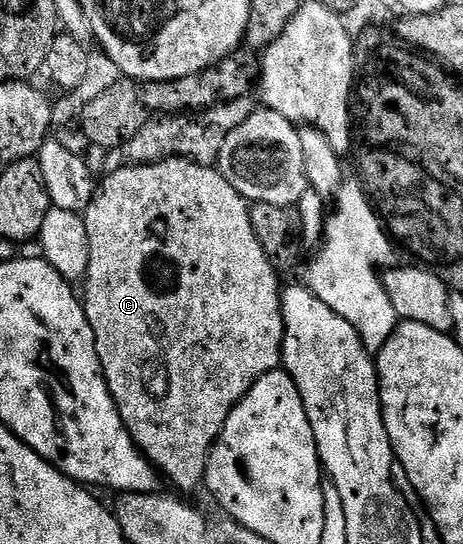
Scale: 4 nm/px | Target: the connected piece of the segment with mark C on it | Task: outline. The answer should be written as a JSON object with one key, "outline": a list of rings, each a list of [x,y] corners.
{"outline":[[[161,159],[158,163],[140,163],[137,165],[123,165],[119,171],[109,172],[105,176],[107,179],[101,180],[100,186],[94,192],[94,200],[87,205],[84,212],[86,228],[88,229],[88,245],[90,246],[90,261],[88,273],[84,280],[86,286],[86,295],[84,294],[84,306],[86,316],[92,325],[92,333],[96,337],[96,353],[100,357],[100,365],[104,377],[108,381],[108,389],[112,393],[112,397],[118,402],[118,412],[124,421],[124,425],[130,430],[130,435],[134,439],[134,444],[138,446],[138,450],[154,464],[155,468],[163,476],[166,475],[179,487],[182,491],[194,491],[197,487],[203,486],[206,477],[206,462],[210,460],[210,448],[218,439],[218,434],[224,429],[224,425],[228,421],[228,417],[232,413],[232,409],[239,401],[246,396],[248,389],[252,389],[252,385],[256,385],[256,381],[260,381],[260,377],[264,377],[264,373],[269,371],[277,371],[282,367],[282,342],[284,341],[284,313],[282,312],[282,293],[284,283],[281,283],[280,272],[272,265],[272,261],[264,253],[264,249],[260,245],[260,237],[256,237],[256,229],[252,229],[252,217],[250,216],[251,204],[243,195],[238,193],[222,176],[221,171],[213,166],[204,163],[195,163],[192,159]]]}

